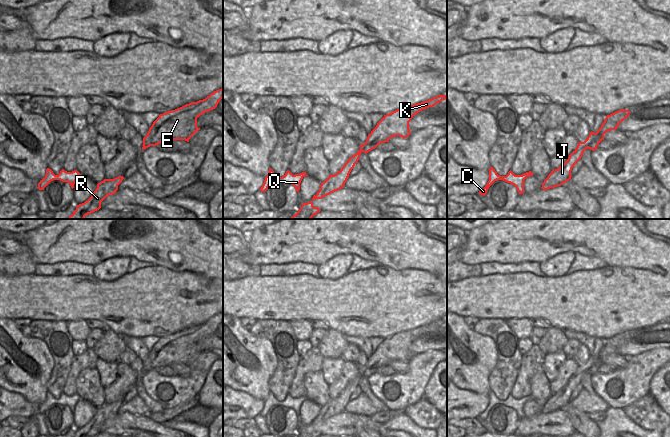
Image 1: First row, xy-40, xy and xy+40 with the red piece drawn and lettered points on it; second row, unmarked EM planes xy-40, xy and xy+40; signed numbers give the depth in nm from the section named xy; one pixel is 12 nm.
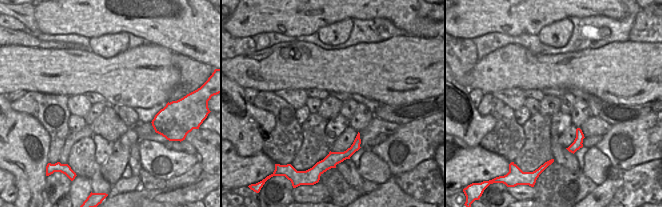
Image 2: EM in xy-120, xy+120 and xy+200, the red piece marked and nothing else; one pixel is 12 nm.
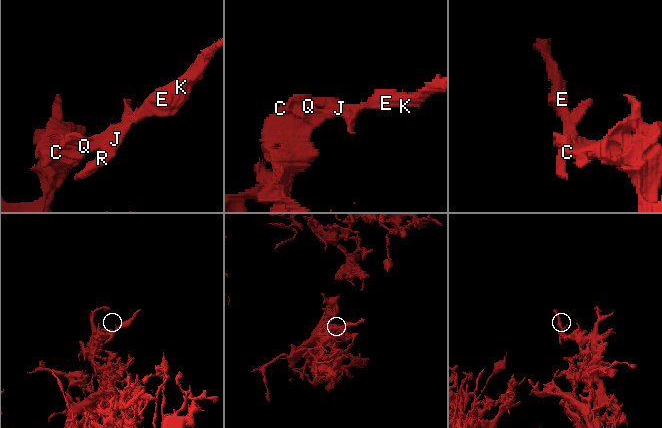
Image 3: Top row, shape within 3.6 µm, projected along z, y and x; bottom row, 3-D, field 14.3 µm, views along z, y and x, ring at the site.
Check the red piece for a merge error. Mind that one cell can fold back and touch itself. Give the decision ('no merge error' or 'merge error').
merge error

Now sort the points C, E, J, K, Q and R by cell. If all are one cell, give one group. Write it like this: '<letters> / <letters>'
C Q / E J K R

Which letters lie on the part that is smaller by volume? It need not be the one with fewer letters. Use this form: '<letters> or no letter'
E, J, K, R

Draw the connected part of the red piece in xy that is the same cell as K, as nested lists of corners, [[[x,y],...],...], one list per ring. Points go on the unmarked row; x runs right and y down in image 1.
[[[446,319],[435,320],[424,326],[399,332],[384,339],[369,358],[366,370],[360,371],[360,374],[348,383],[340,395],[334,399],[329,399],[329,401],[321,407],[319,415],[313,420],[312,424],[322,423],[323,421],[343,412],[351,394],[354,392],[355,388],[358,387],[362,376],[367,378],[379,368],[389,366],[389,363],[394,360],[407,362],[411,358],[409,346],[413,340],[426,332],[435,330],[437,327],[445,323],[447,323]]]

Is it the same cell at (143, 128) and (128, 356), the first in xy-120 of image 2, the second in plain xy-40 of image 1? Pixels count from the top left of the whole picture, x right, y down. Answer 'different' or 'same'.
different

